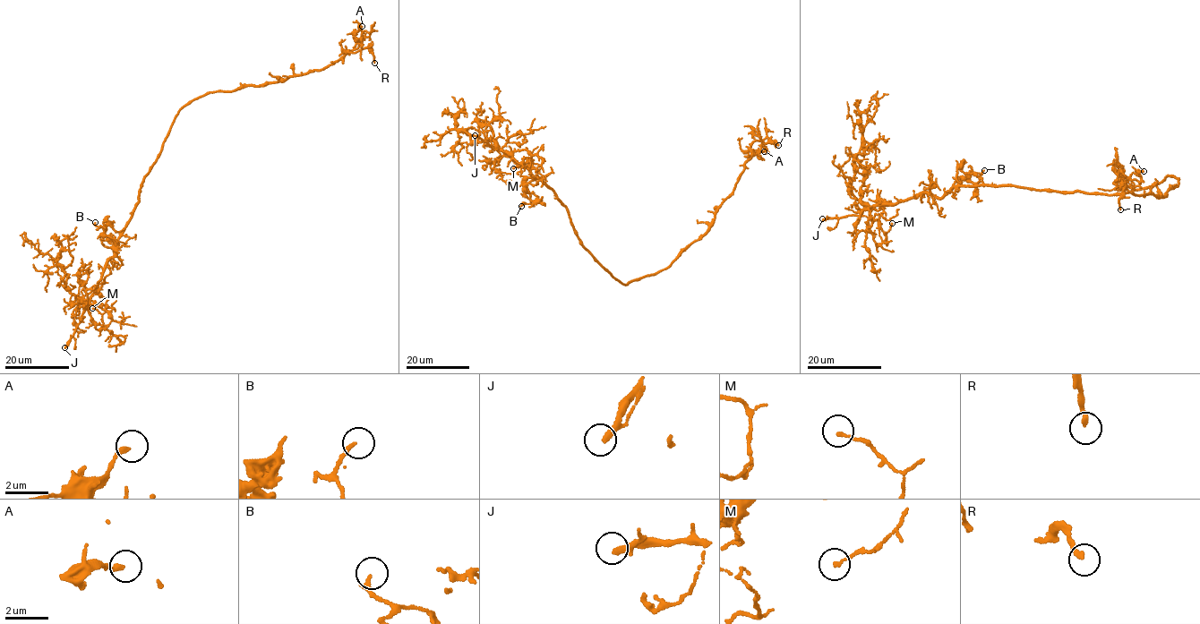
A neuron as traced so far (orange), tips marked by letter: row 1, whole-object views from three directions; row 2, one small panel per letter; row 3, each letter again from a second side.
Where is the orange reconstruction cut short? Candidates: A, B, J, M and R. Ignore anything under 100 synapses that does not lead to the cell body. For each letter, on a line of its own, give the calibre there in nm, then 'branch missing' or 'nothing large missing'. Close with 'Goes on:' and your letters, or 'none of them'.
A: 200 nm | nothing large missing
B: 190 nm | nothing large missing
J: 240 nm | branch missing
M: 140 nm | nothing large missing
R: 240 nm | nothing large missing
Goes on: J

